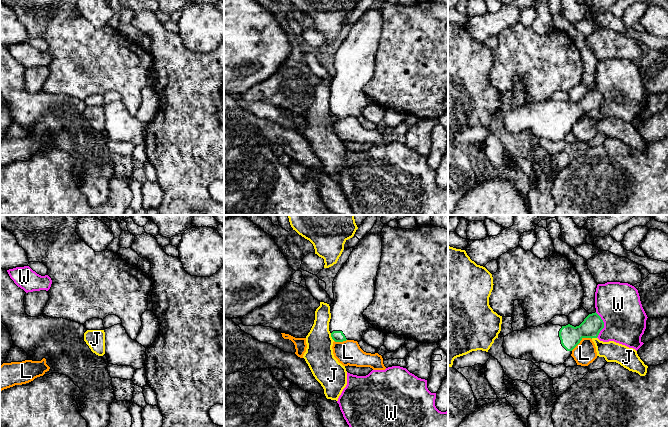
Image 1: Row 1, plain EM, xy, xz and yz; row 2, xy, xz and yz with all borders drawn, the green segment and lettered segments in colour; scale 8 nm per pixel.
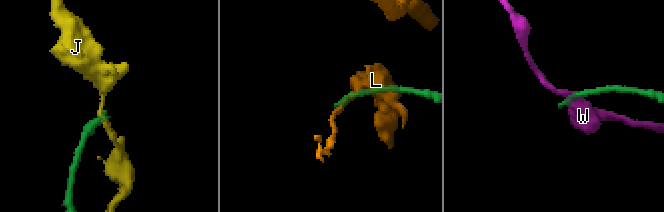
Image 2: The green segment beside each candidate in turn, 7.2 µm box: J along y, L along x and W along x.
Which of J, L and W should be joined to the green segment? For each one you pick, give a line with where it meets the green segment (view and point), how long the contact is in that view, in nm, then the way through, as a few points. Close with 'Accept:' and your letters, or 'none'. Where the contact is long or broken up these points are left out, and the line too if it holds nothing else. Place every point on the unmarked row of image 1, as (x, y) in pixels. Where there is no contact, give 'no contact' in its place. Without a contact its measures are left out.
Accept: none

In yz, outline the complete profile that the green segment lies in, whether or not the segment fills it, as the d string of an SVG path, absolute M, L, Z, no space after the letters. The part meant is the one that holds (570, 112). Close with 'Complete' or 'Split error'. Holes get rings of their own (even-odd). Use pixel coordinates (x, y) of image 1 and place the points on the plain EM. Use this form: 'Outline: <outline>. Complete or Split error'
Outline: M595 88L576 103L546 99L514 107L504 113L503 124L512 134L556 142L564 140L583 114L597 114L603 104L604 98Z. Split error

